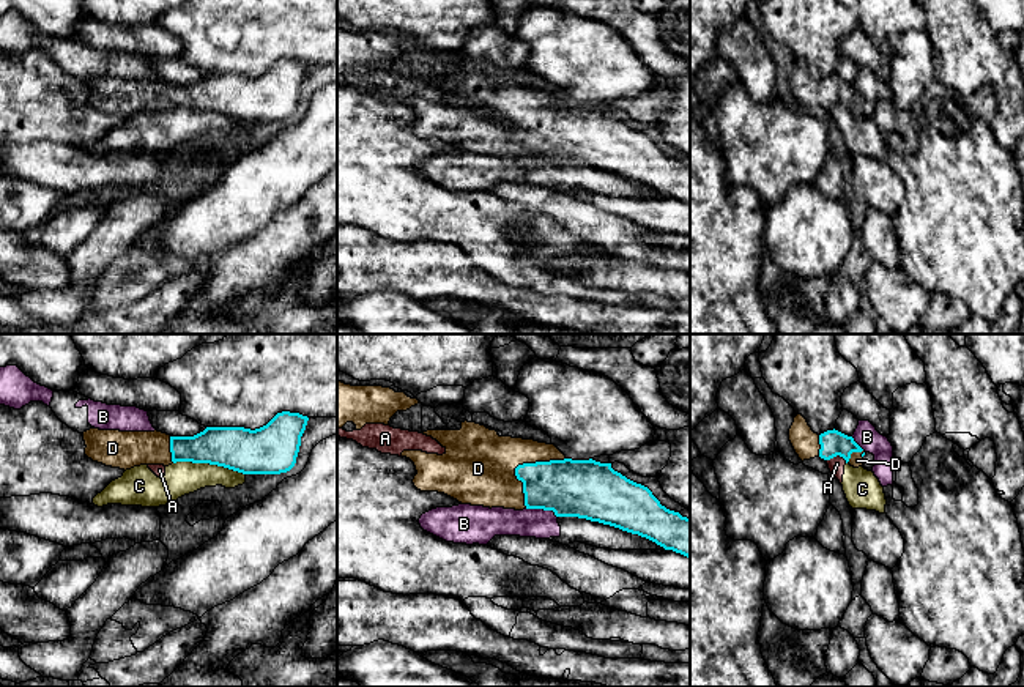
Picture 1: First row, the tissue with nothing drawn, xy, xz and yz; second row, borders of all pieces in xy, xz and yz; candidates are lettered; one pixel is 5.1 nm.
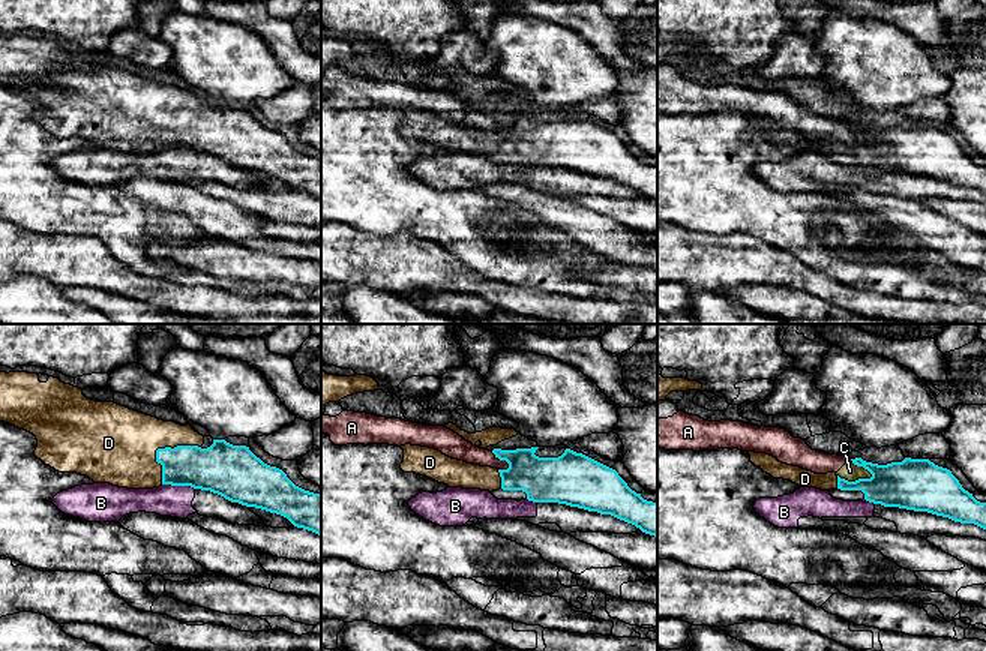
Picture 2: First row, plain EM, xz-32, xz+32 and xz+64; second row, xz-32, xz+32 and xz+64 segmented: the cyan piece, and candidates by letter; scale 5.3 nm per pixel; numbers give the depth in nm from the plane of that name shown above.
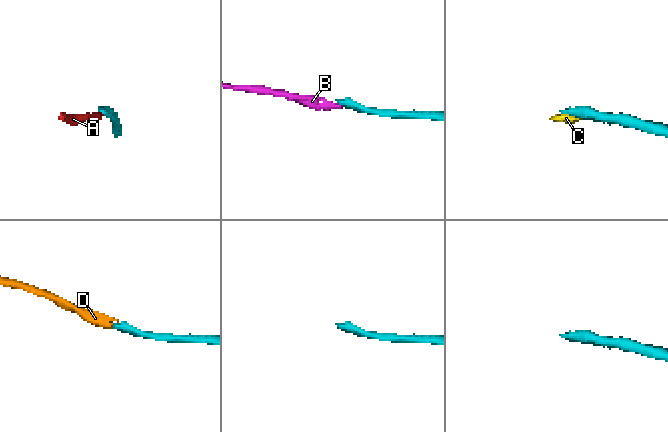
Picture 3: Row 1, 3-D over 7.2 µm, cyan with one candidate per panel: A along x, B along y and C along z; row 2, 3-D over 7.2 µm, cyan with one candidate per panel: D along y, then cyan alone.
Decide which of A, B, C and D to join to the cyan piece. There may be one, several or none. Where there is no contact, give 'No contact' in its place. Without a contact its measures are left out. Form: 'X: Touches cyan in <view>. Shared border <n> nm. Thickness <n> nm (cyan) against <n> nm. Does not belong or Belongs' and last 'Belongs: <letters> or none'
A: Touches cyan in yz. Shared border 110 nm. Thickness 130 nm (cyan) against 80 nm. Does not belong
B: Touches cyan in xz. Shared border 170 nm. Thickness 300 nm (cyan) against 150 nm. Does not belong
C: Touches cyan in xy. Shared border 380 nm. Thickness 220 nm (cyan) against 170 nm. Does not belong
D: Touches cyan in xz. Shared border 340 nm. Thickness 280 nm (cyan) against 380 nm. Belongs
Belongs: D

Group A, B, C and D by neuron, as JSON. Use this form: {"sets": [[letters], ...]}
{"sets": [["A", "C"], ["B"], ["D"]]}

